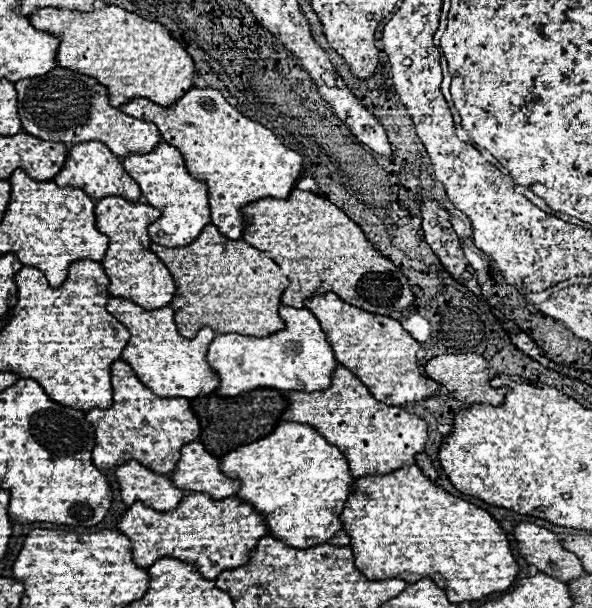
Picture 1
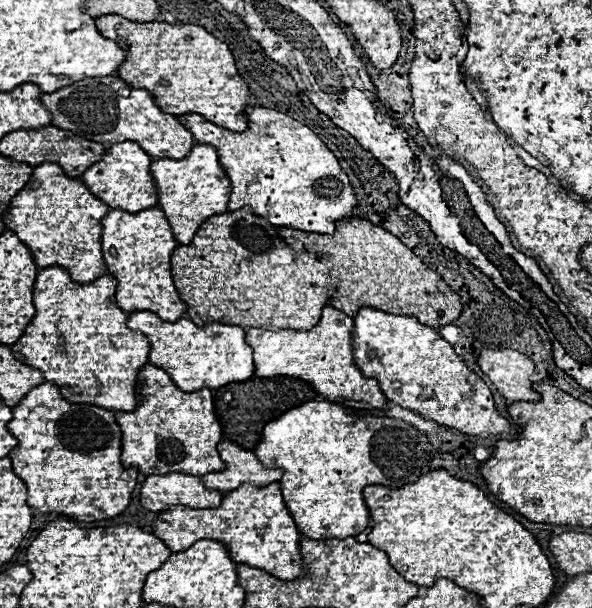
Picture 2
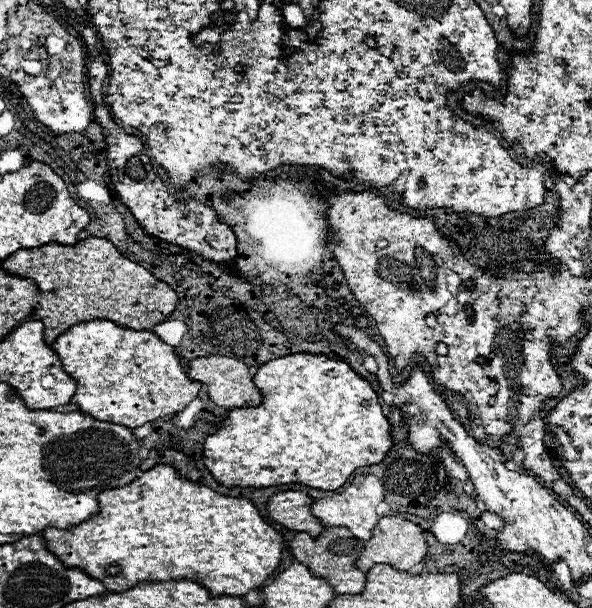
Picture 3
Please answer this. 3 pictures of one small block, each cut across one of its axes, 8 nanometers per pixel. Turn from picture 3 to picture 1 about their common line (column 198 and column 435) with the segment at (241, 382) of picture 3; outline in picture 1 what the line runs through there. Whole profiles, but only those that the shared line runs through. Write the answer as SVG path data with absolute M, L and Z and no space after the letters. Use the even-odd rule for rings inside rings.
M442 354L442 356L436 356L436 358L428 360L424 370L430 376L430 380L438 382L440 386L444 386L448 390L450 398L456 398L462 404L500 406L504 396L506 396L506 388L496 390L496 388L490 386L488 362L478 354Z

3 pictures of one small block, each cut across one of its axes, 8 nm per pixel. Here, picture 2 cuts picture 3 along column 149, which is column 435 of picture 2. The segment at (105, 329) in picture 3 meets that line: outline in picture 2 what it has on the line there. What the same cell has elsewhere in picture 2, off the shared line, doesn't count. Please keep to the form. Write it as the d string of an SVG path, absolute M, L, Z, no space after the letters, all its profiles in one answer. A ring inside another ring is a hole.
M362 308L354 316L352 348L356 366L364 376L378 380L390 402L400 404L426 420L434 420L440 426L456 428L470 436L516 438L516 430L498 414L492 392L484 380L454 354L452 344L448 344L434 328L420 324L416 318Z

